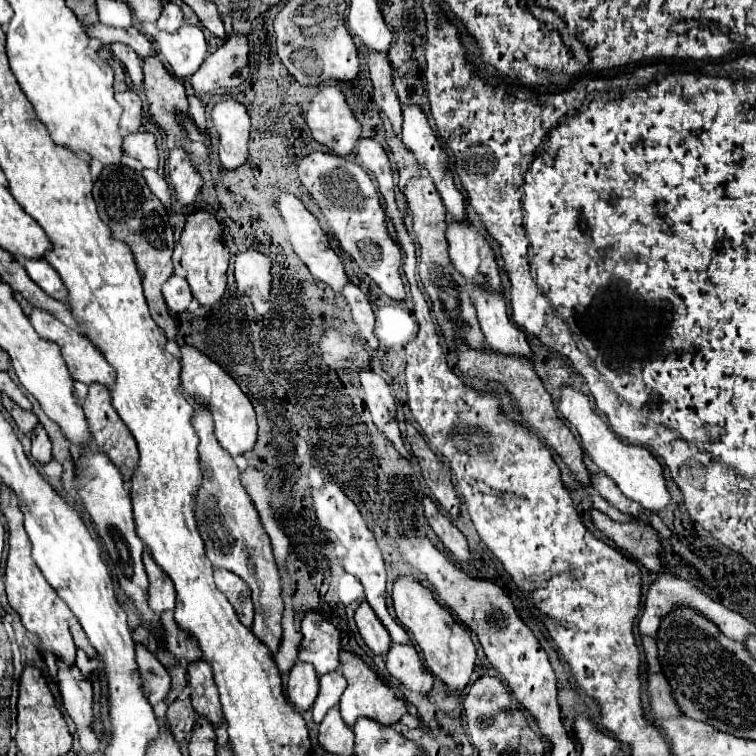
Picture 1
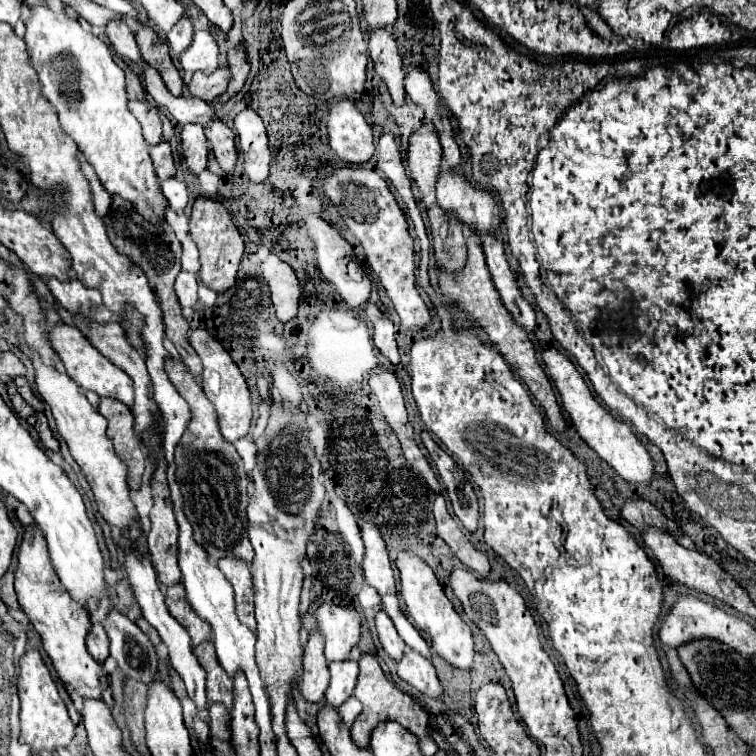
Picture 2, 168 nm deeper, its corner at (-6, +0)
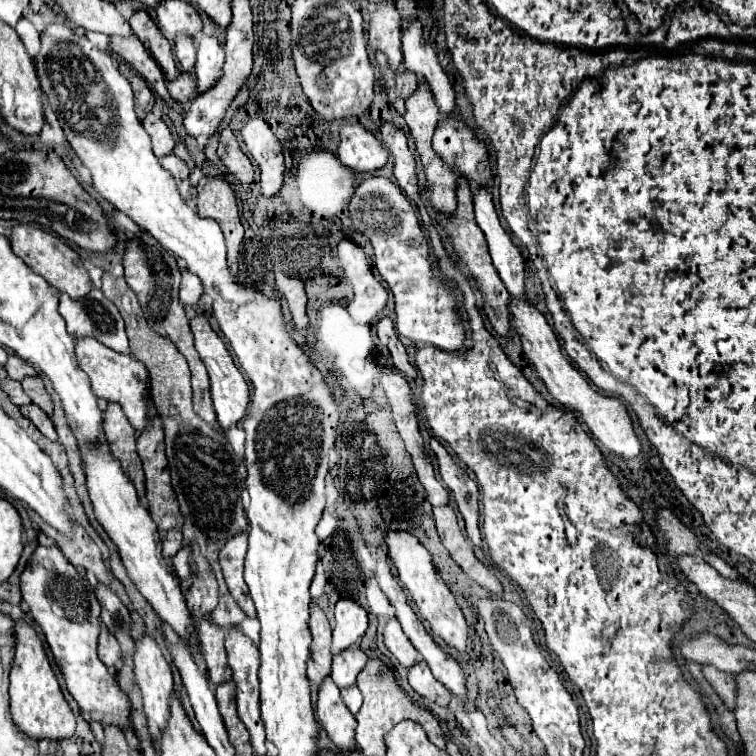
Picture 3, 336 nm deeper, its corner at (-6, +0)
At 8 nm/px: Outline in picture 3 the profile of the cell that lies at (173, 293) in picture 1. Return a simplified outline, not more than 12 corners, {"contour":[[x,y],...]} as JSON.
{"contour":[[182,270],[180,302],[196,304],[202,296],[200,280]]}

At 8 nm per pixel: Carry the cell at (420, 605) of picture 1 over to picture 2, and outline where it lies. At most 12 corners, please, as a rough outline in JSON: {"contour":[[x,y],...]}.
{"contour":[[400,552],[410,622],[448,664],[470,670],[470,626],[432,568]]}

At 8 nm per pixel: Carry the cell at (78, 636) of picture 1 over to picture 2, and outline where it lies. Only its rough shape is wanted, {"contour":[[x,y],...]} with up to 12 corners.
{"contour":[[92,624],[86,648],[94,660],[108,658],[110,640],[100,624]]}

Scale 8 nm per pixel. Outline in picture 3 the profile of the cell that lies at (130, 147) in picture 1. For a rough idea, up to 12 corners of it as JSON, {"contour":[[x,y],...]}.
{"contour":[[174,154],[164,156],[164,170],[176,178],[180,194],[190,196],[190,170]]}

